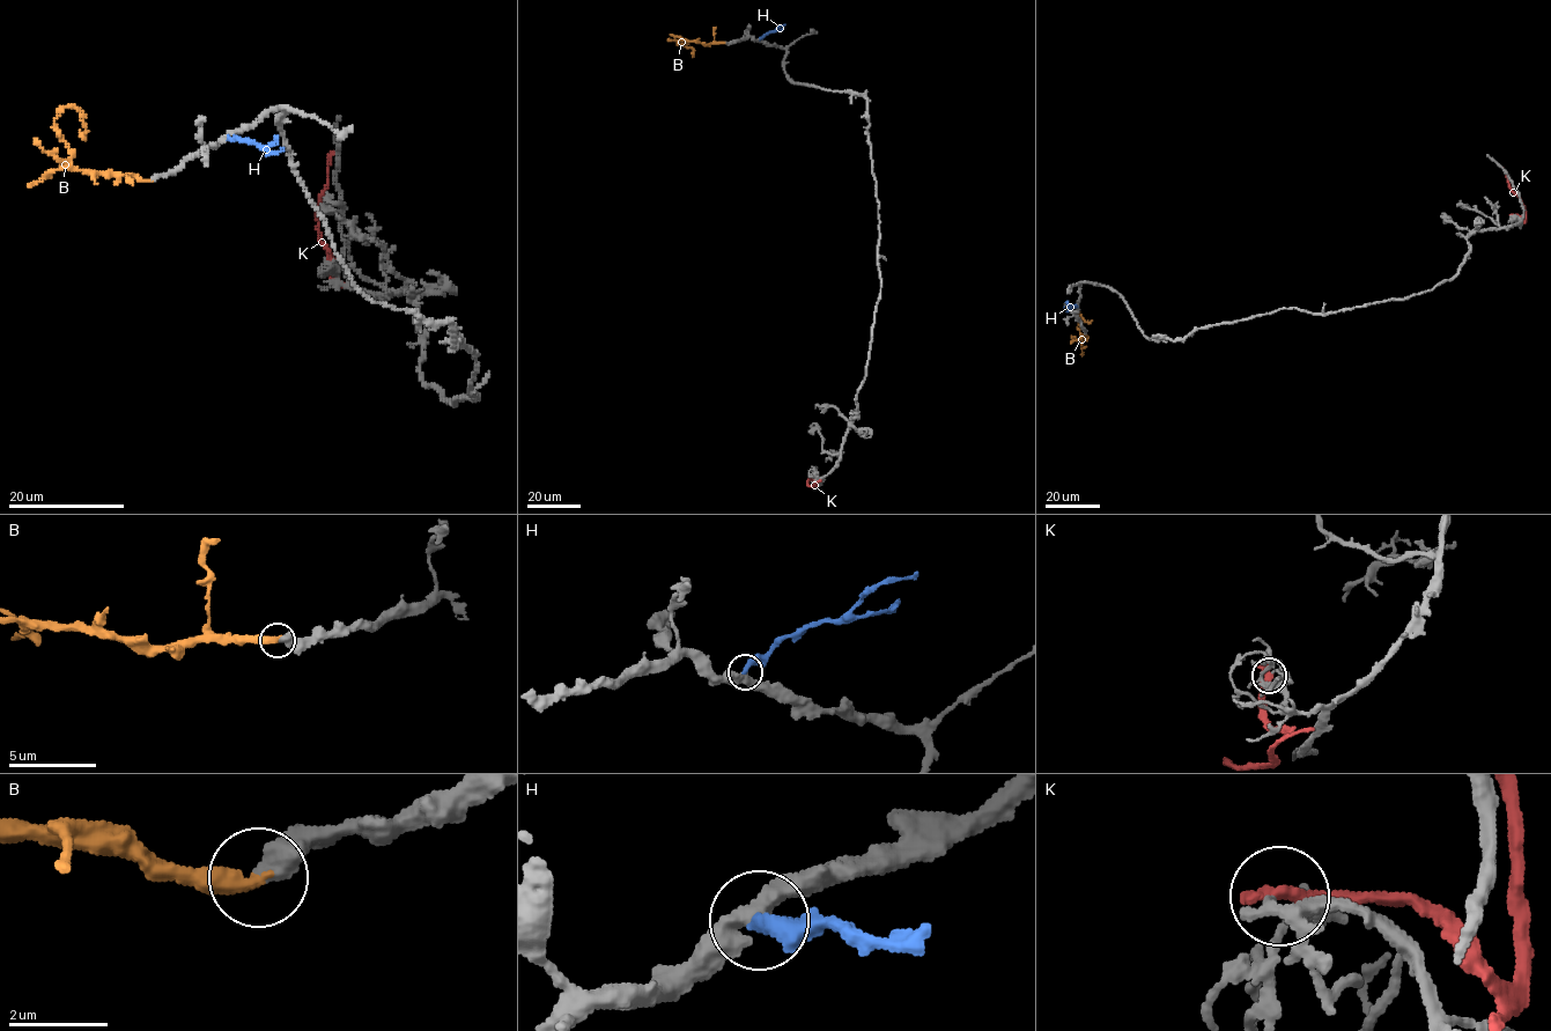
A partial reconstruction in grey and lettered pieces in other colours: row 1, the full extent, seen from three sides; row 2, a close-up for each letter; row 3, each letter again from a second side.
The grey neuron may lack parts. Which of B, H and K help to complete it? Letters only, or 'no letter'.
B

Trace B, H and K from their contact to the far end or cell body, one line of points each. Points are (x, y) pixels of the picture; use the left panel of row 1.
B: (152, 179), (74, 169), (56, 116), (73, 107), (85, 126), (83, 133)
H: (227, 137), (257, 144), (272, 152), (283, 151)
K: (331, 259), (335, 278), (332, 253), (319, 234), (317, 205), (325, 189), (327, 169), (334, 151)

